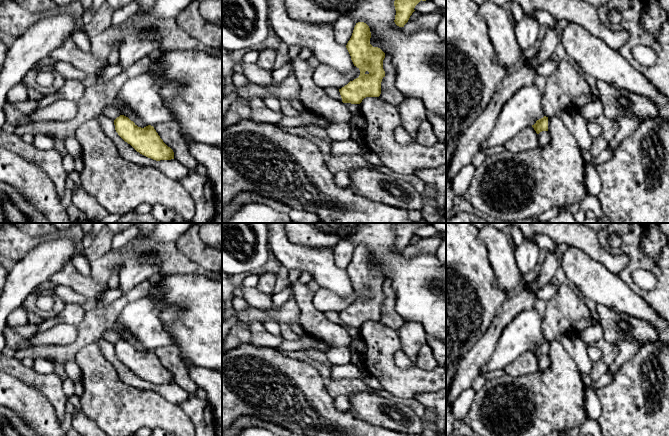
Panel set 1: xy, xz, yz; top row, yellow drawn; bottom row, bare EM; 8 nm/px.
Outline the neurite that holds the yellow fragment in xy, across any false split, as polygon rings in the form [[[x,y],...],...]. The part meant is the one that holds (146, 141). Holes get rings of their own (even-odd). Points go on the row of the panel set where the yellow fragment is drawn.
[[[105,115],[95,119],[125,160],[153,166],[174,180],[180,180],[189,172],[174,158],[173,150],[163,142],[153,126],[138,127],[124,115],[115,120]]]

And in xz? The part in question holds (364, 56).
[[[364,22],[356,23],[346,48],[354,66],[360,70],[360,75],[341,89],[324,88],[331,98],[343,102],[348,107],[352,114],[349,122],[351,138],[361,145],[364,143],[366,121],[359,104],[366,97],[380,96],[381,82],[385,77],[383,69],[385,53],[380,48],[373,47],[370,38],[369,26]]]

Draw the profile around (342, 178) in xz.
[[[345,170],[336,172],[334,180],[339,187],[346,187],[350,185],[350,176],[348,171]]]

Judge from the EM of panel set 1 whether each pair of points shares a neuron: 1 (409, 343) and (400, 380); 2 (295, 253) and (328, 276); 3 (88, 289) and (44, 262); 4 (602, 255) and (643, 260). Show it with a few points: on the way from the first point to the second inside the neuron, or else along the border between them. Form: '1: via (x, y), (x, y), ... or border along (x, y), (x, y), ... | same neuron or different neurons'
1: border along (397, 331), (400, 337), (401, 349) | different neurons
2: via (303, 258), (312, 260), (320, 268) | same neuron
3: border along (70, 260), (50, 279) | different neurons
4: border along (607, 250), (622, 252), (629, 258), (618, 275) | different neurons

